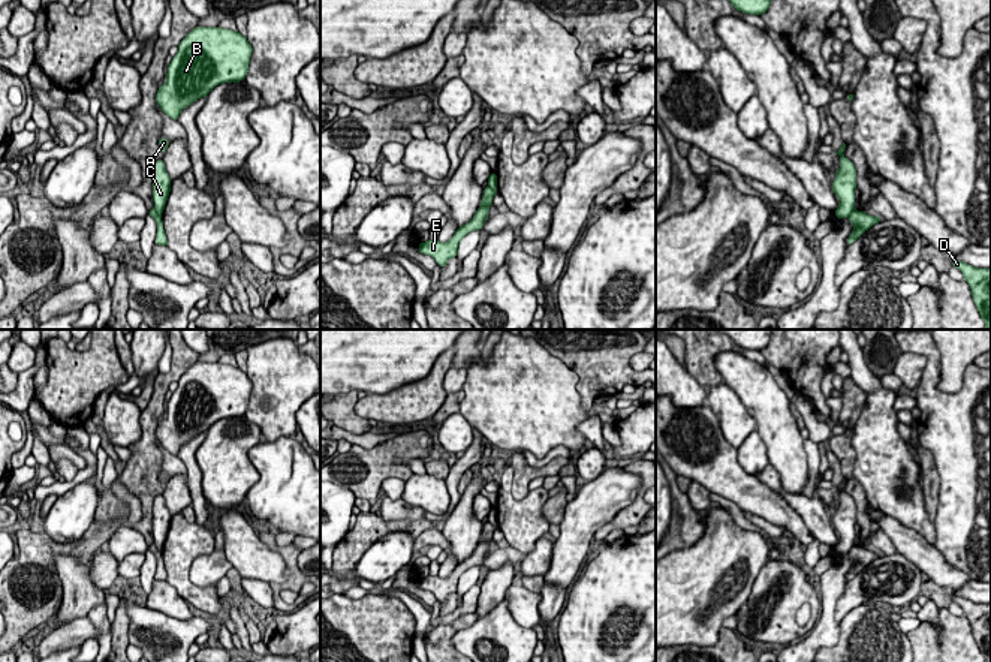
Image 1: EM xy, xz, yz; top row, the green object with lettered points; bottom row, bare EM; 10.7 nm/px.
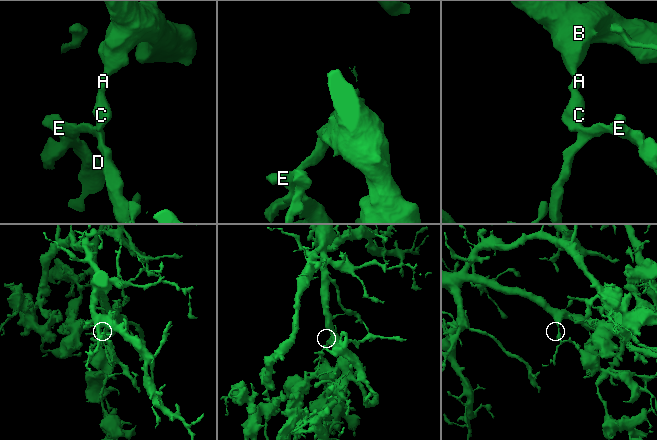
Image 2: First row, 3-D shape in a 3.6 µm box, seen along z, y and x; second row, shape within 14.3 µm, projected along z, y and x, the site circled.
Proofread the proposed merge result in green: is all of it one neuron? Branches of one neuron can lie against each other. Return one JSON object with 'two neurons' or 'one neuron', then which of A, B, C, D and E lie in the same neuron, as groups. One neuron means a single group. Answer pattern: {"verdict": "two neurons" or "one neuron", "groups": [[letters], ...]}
{"verdict": "two neurons", "groups": [["A", "B", "C"], ["D", "E"]]}

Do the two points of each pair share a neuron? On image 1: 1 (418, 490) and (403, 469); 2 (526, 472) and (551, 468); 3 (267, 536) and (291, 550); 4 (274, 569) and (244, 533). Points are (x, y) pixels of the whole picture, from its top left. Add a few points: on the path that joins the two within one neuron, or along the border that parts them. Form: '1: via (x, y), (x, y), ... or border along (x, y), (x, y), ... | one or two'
1: border along (412, 474), (404, 483) | two
2: via (532, 472), (545, 471) | one
3: via (271, 542), (279, 550), (285, 550) | one
4: via (265, 560), (247, 542) | one

